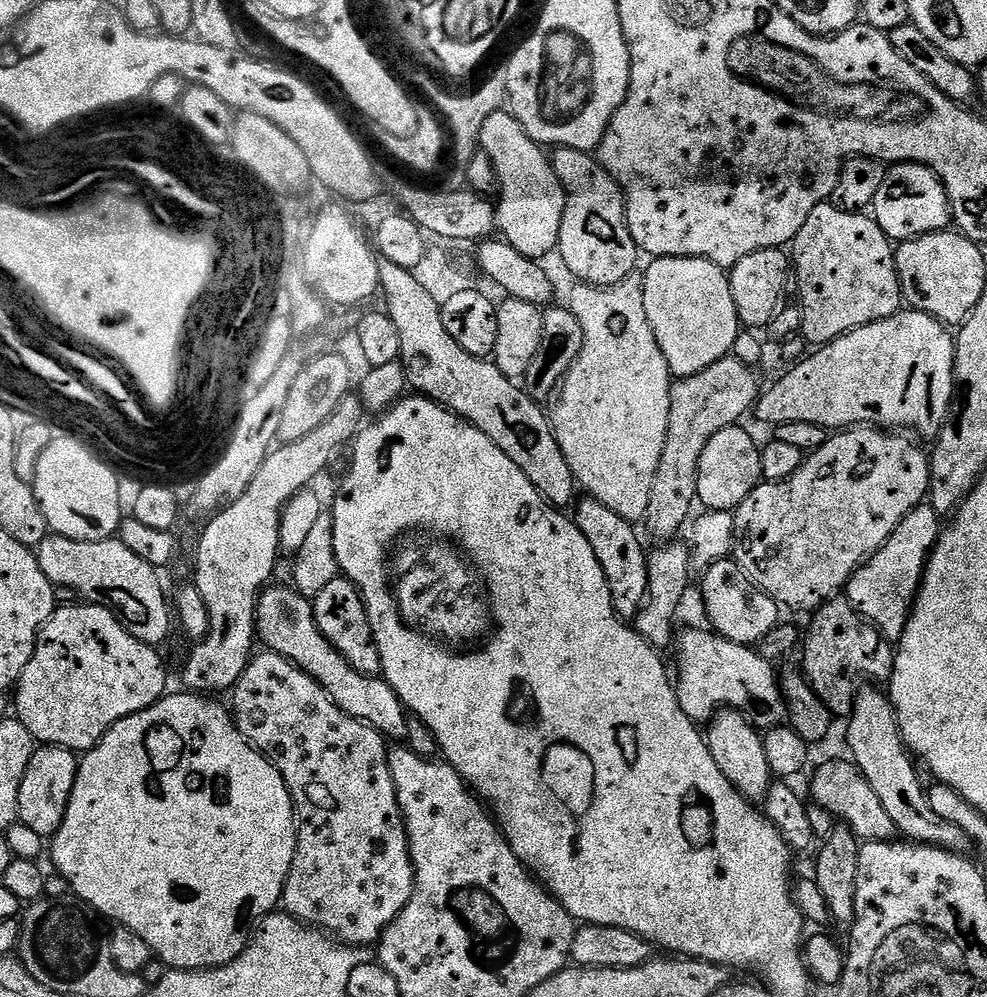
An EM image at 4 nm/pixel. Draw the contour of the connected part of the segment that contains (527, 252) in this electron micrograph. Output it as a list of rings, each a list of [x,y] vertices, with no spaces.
[[[499,110],[490,114],[482,126],[479,147],[494,162],[500,204],[495,205],[496,223],[501,237],[518,254],[539,261],[557,251],[562,230],[562,214],[566,210],[564,187],[552,169],[545,149],[526,134],[511,111]]]

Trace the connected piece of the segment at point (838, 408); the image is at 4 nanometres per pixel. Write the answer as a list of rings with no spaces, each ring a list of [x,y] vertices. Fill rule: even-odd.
[[[901,310],[896,315],[885,320],[879,320],[861,328],[855,328],[854,331],[847,332],[847,334],[840,336],[837,340],[832,340],[829,344],[817,347],[813,352],[804,356],[799,363],[793,363],[787,369],[789,372],[781,380],[774,381],[769,388],[767,385],[761,391],[754,405],[754,416],[757,416],[762,423],[779,426],[790,422],[810,422],[814,426],[822,426],[829,430],[847,430],[857,426],[871,426],[881,430],[907,430],[917,437],[939,437],[940,431],[944,428],[944,423],[948,421],[948,412],[952,409],[952,401],[956,395],[956,341],[953,333],[945,325],[941,324],[939,320],[925,312]]]

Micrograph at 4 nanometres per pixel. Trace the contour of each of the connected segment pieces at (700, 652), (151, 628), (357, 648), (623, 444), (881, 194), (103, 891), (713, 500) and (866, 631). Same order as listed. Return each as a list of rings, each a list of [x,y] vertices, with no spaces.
[[[707,627],[704,628],[688,628],[685,632],[683,629],[674,644],[674,653],[676,652],[674,676],[678,681],[675,685],[676,697],[682,710],[686,710],[686,718],[690,718],[697,726],[700,726],[711,721],[720,709],[735,708],[738,712],[751,714],[752,725],[758,730],[781,727],[786,720],[786,705],[782,680],[779,675],[776,677],[776,672],[772,669],[775,668],[773,661],[764,659],[755,647],[730,642],[717,632],[713,632]]]
[[[50,534],[34,549],[38,566],[42,566],[42,574],[57,589],[69,588],[76,592],[81,601],[90,604],[100,604],[103,608],[109,608],[116,617],[144,644],[160,646],[160,643],[167,638],[174,630],[174,612],[170,607],[169,597],[164,597],[164,584],[160,581],[161,573],[150,562],[142,562],[134,550],[119,540],[99,540],[98,542],[78,542],[65,536]]]
[[[339,578],[327,583],[322,592],[312,600],[314,618],[318,622],[318,630],[342,658],[354,670],[364,676],[380,676],[382,673],[382,658],[378,654],[378,646],[374,642],[374,634],[370,630],[370,618],[364,609],[364,600],[360,591],[349,580]]]
[[[639,271],[609,288],[581,284],[575,287],[568,307],[582,325],[582,354],[564,376],[551,405],[552,433],[556,435],[577,485],[583,491],[585,488],[591,499],[602,502],[602,506],[610,506],[610,510],[624,520],[640,522],[646,507],[650,506],[650,486],[654,486],[654,474],[666,446],[674,377],[658,346],[658,338],[654,338],[654,330],[650,330],[650,318],[646,318],[644,277]]]
[[[924,164],[891,165],[885,171],[882,190],[878,190],[871,211],[880,229],[893,242],[942,232],[953,223],[952,204],[948,201],[944,183]]]
[[[180,690],[177,696],[165,695],[156,704],[133,716],[127,716],[113,724],[90,751],[79,757],[74,790],[66,810],[62,826],[50,840],[50,856],[55,871],[66,878],[69,889],[77,892],[79,899],[93,908],[105,921],[116,920],[119,927],[134,930],[150,946],[157,961],[165,960],[172,970],[203,970],[220,968],[234,962],[248,947],[254,925],[277,911],[284,898],[286,878],[296,853],[298,821],[292,806],[292,795],[280,771],[245,740],[236,729],[235,719],[227,707],[215,704],[215,699],[204,694]]]
[[[733,426],[726,430],[718,430],[710,442],[706,442],[706,450],[702,450],[702,458],[698,462],[697,501],[709,512],[735,513],[742,502],[761,483],[764,471],[760,461],[761,445],[744,429],[744,426]]]
[[[847,598],[829,600],[817,608],[809,620],[812,621],[808,624],[808,632],[806,628],[802,636],[802,675],[814,694],[822,698],[822,702],[831,710],[833,717],[847,718],[852,715],[852,707],[861,685],[868,681],[891,681],[896,661],[893,645],[884,639],[874,625],[857,614]]]

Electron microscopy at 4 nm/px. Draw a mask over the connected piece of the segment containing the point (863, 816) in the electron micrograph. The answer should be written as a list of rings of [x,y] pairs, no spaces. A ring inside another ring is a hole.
[[[851,759],[826,761],[812,776],[810,800],[811,803],[830,810],[830,814],[851,828],[856,839],[861,842],[892,840],[897,835],[894,822],[890,822],[890,814],[886,814],[878,794],[874,794],[870,782],[866,782],[860,767],[853,764]]]

